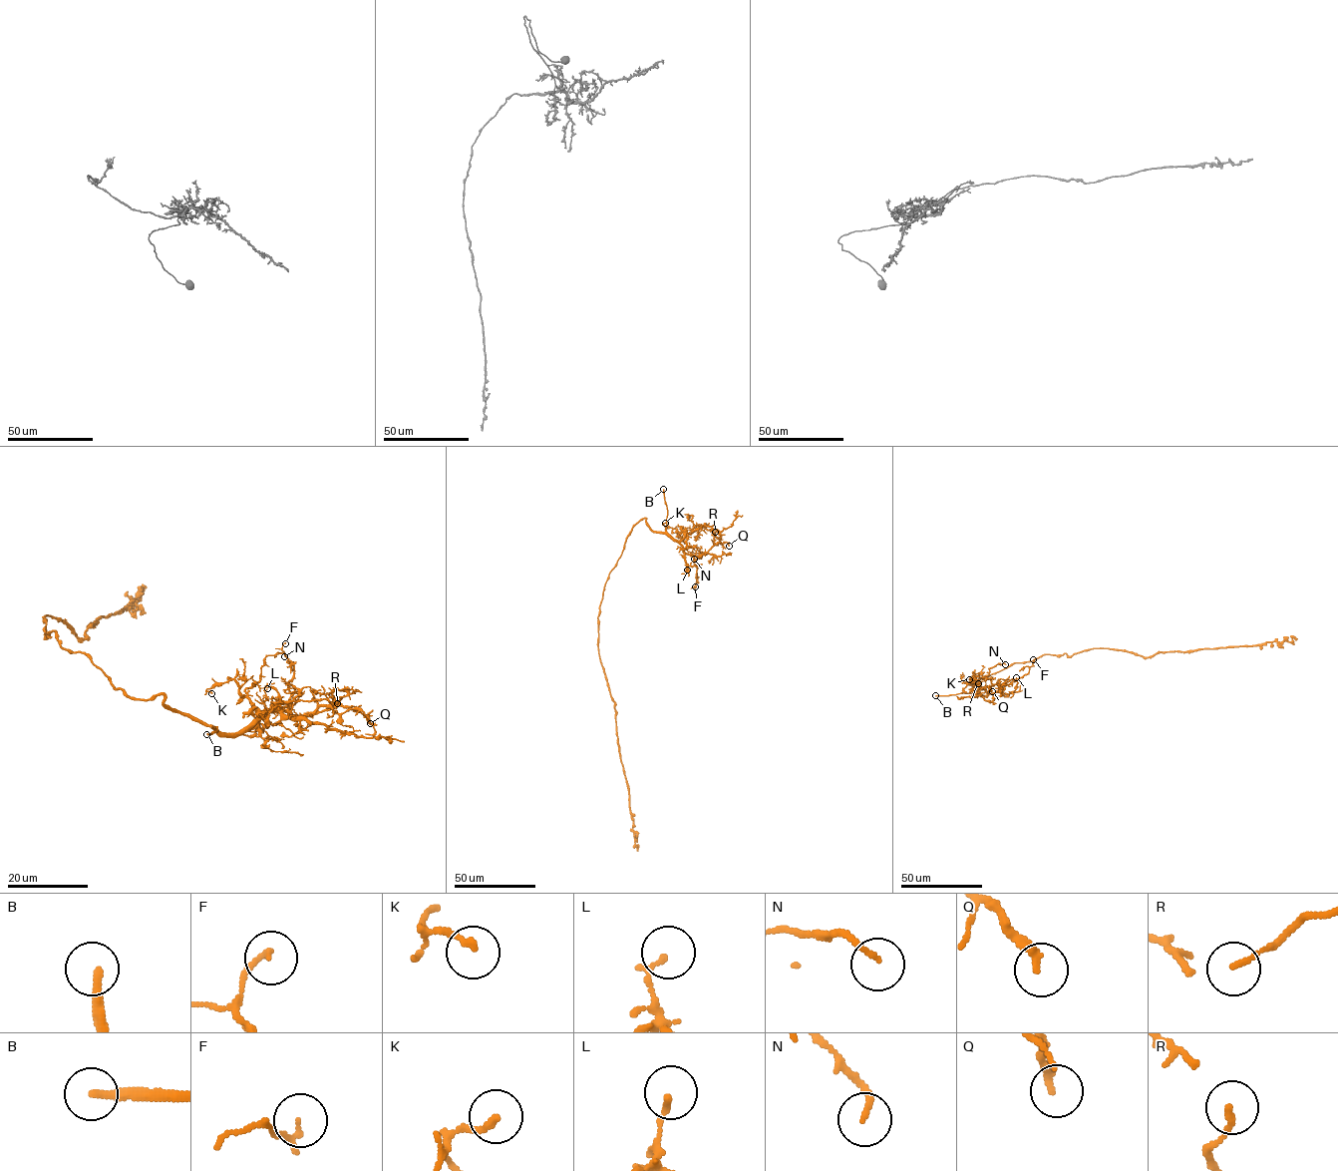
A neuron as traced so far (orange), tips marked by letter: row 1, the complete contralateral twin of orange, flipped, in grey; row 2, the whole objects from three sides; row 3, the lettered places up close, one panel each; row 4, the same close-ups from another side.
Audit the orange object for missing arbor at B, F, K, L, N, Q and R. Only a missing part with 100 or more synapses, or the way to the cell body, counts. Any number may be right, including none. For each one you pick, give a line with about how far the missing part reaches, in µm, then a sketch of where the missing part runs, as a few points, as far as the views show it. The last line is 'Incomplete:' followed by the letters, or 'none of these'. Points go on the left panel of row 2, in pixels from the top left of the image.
B: 60 µm | (206, 734), (194, 739), (206, 725), (225, 681)
Incomplete: B

